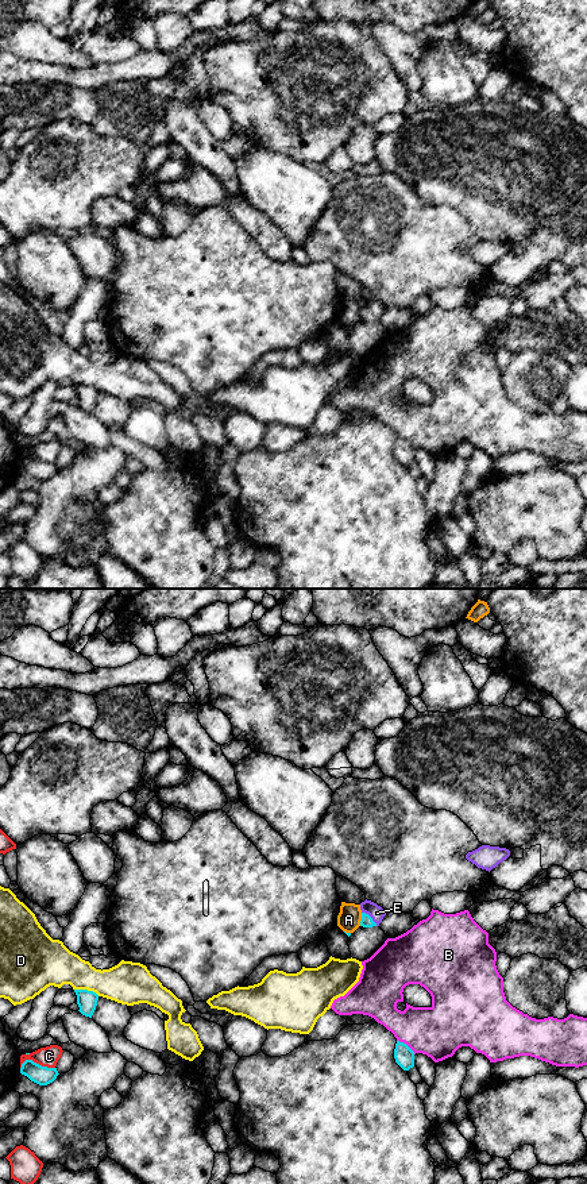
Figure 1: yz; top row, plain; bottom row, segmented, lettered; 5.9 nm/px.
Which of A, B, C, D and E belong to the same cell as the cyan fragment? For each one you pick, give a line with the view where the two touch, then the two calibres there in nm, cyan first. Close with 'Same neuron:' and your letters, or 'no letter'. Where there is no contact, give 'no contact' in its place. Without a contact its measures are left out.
E: meets cyan in yz; 70 nm thick on the cyan side, 90 nm on the other
Same neuron: E

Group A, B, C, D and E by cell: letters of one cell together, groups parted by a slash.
A / B / C / D / E

